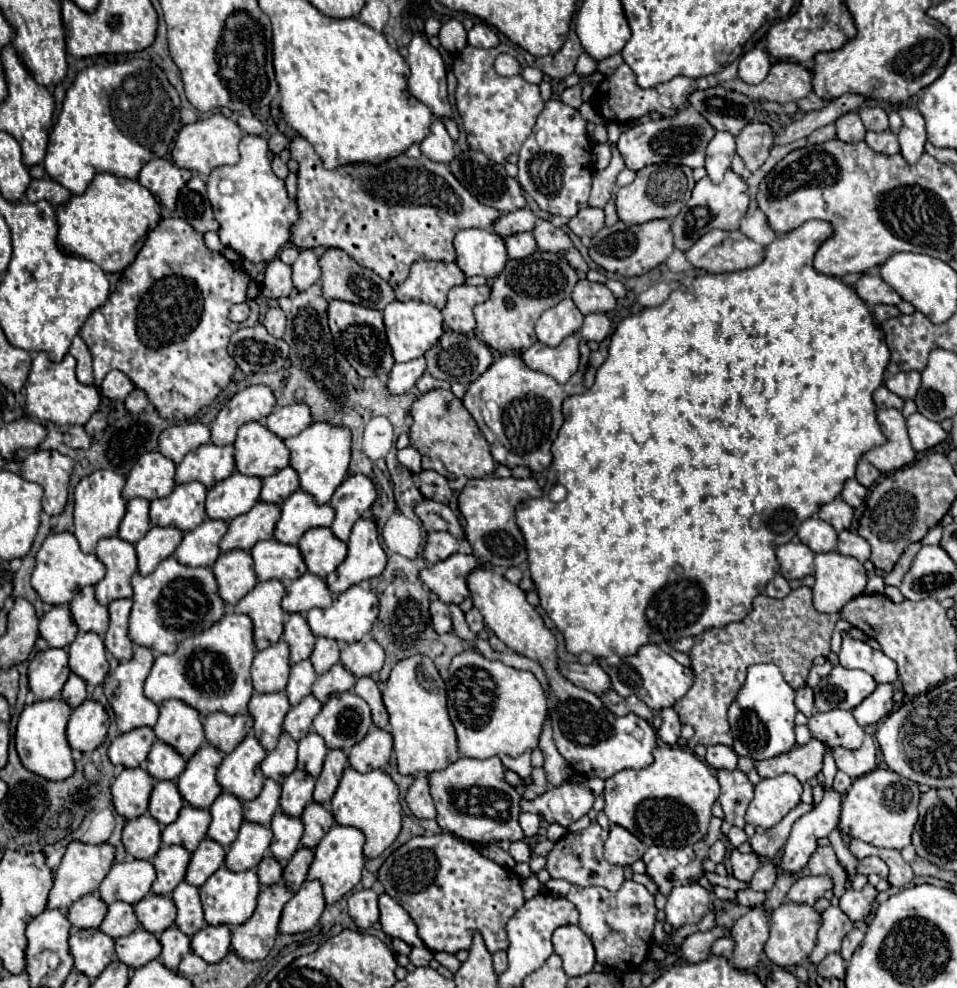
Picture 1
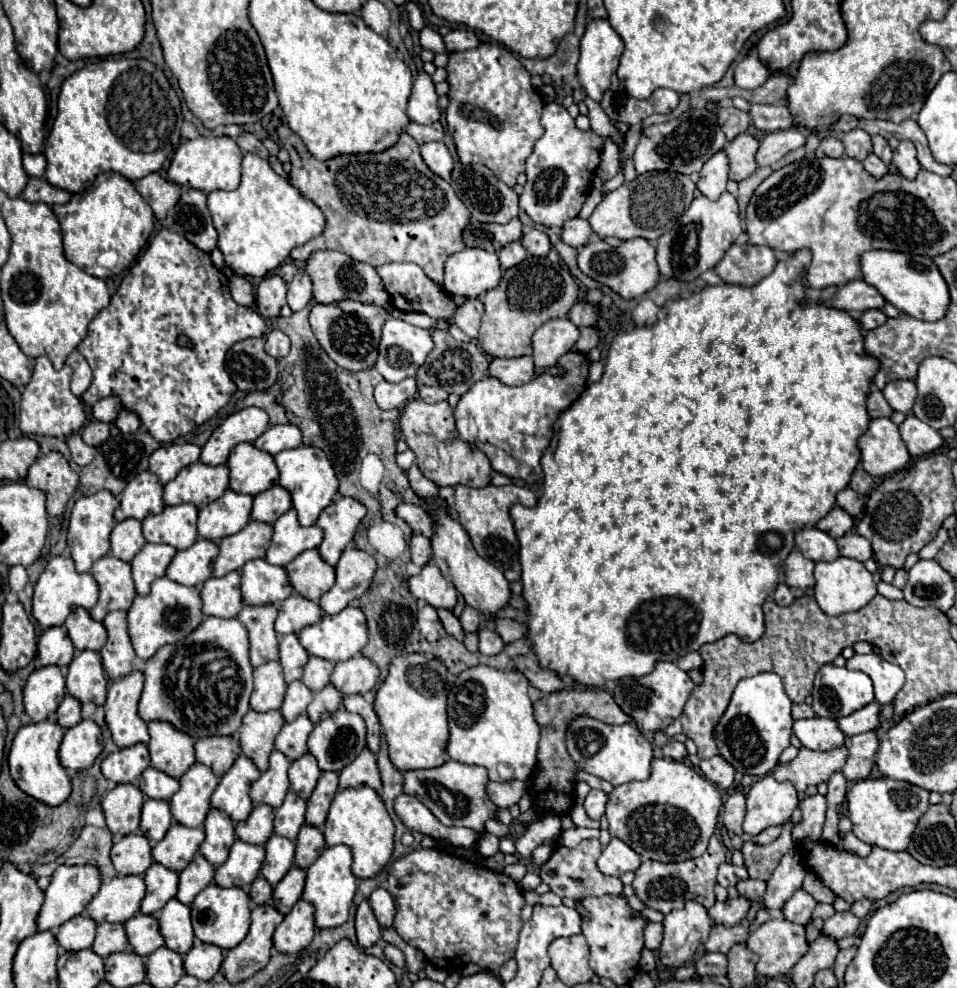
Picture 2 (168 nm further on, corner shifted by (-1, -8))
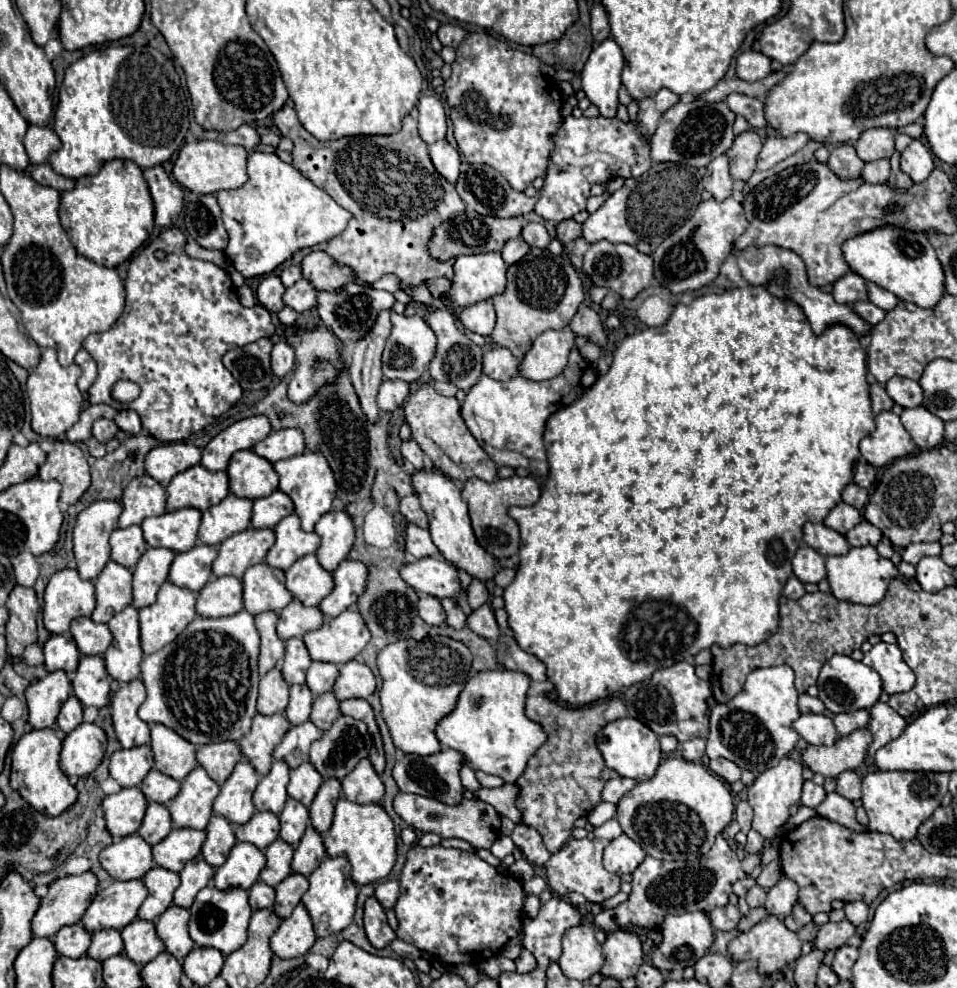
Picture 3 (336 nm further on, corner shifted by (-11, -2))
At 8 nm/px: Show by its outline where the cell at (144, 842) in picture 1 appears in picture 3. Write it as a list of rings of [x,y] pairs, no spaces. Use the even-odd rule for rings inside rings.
[[[131,834],[103,848],[99,862],[115,880],[139,880],[153,868],[153,854],[139,834]]]

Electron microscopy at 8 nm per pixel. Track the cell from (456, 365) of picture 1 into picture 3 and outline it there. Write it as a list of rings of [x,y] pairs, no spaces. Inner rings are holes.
[[[447,308],[433,310],[427,318],[427,324],[437,336],[437,350],[435,350],[435,356],[429,364],[429,372],[431,372],[433,380],[447,382],[447,378],[449,378],[449,382],[453,382],[457,388],[467,392],[483,374],[483,364],[481,364],[483,362],[483,348],[475,346],[461,330],[457,330],[453,314]]]

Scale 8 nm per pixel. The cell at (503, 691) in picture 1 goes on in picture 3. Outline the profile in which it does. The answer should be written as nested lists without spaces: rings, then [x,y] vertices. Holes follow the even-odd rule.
[[[487,670],[475,674],[463,688],[453,712],[443,716],[435,728],[441,746],[463,754],[465,764],[485,774],[495,774],[505,782],[515,782],[527,760],[545,742],[545,732],[539,724],[525,716],[525,696],[531,678],[511,670]]]

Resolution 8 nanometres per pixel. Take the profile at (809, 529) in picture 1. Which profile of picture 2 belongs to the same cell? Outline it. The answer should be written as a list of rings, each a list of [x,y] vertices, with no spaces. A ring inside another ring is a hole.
[[[801,528],[795,534],[795,544],[801,550],[801,554],[813,562],[819,562],[819,560],[831,562],[839,558],[835,540],[827,532],[817,528]]]

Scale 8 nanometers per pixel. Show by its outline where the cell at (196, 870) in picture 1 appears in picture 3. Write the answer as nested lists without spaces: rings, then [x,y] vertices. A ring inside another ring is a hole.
[[[199,856],[191,862],[185,864],[185,868],[179,872],[179,888],[175,890],[175,896],[173,896],[173,906],[179,906],[179,908],[189,908],[197,896],[197,892],[201,888],[205,888],[211,878],[213,878],[213,868]]]

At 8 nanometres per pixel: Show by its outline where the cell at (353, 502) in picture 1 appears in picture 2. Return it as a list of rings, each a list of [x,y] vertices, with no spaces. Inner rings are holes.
[[[343,496],[343,498],[335,500],[333,504],[329,504],[323,510],[323,514],[319,516],[317,526],[323,528],[323,532],[325,532],[319,552],[331,566],[337,564],[345,546],[353,540],[355,530],[365,514],[367,514],[367,508],[363,508],[363,504],[359,504],[359,500],[351,500],[351,498]]]

